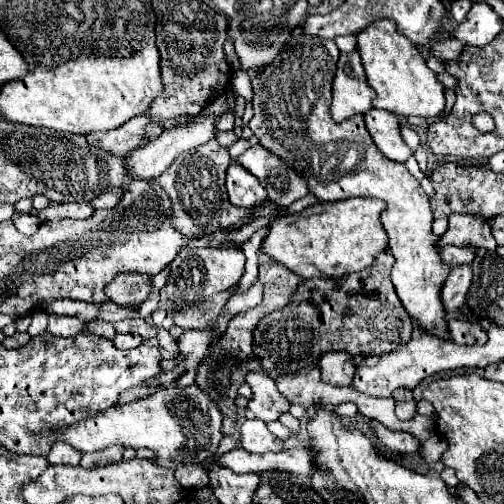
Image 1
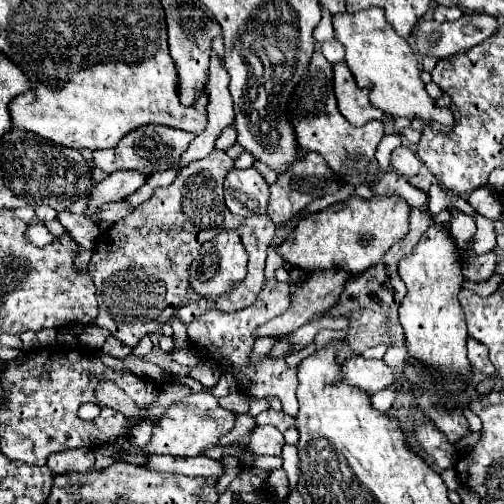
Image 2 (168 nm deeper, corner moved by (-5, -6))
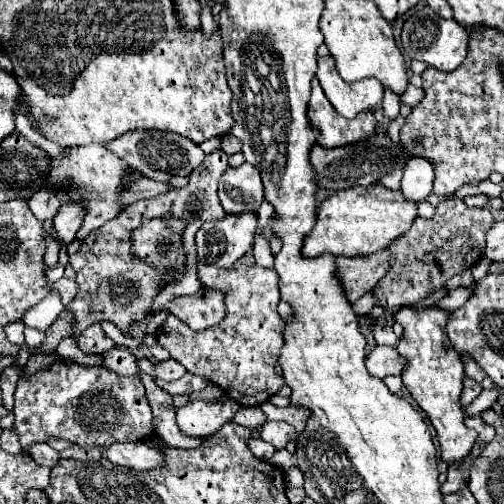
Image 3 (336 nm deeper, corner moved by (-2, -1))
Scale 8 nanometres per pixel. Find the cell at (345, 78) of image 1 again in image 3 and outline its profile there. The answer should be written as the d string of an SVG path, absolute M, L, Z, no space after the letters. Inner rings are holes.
M331 55L319 57L317 79L335 111L347 119L355 119L357 113L371 111L381 103L383 97L383 85L373 77L355 83L343 81L335 69L335 59Z

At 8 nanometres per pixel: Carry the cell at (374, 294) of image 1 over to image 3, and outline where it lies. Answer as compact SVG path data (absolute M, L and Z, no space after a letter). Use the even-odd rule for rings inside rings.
M447 199L439 203L431 219L417 217L407 233L389 245L389 271L379 285L375 285L373 299L383 311L395 313L403 305L415 305L427 295L443 289L443 285L457 273L471 269L483 255L485 233L493 225L487 209L469 209L461 199Z

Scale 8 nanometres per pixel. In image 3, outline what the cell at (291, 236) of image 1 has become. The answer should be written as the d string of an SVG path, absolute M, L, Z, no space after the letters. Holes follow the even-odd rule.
M383 185L351 187L333 193L319 207L313 231L303 241L303 257L319 257L323 253L343 257L365 257L369 253L383 251L393 239L409 231L417 217L417 203L407 201L401 191L391 191Z

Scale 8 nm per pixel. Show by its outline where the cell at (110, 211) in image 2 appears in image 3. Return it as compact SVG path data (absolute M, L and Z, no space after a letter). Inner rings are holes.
M141 177L139 181L135 181L135 185L119 191L119 205L121 209L125 209L127 205L139 201L139 199L149 199L149 197L155 197L159 193L165 193L167 189L171 189L167 183L155 183L147 177Z

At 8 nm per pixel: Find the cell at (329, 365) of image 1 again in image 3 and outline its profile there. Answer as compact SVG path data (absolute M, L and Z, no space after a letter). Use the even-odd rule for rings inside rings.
M373 347L365 359L365 367L371 375L383 379L387 375L401 375L403 371L403 357L393 347Z

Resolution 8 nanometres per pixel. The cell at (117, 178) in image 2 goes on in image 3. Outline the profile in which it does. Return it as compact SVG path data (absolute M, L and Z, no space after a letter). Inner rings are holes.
M65 203L59 207L59 211L53 217L53 225L59 233L61 243L71 243L79 231L79 225L83 223L83 203Z

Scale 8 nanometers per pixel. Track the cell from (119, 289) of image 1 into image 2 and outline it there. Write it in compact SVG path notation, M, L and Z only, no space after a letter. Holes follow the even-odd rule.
M212 150L210 156L184 166L172 184L156 188L152 198L140 204L134 214L98 234L90 260L90 276L96 284L98 298L98 316L94 324L108 328L114 338L130 348L134 348L140 338L158 332L170 322L172 314L186 298L186 290L190 290L188 270L194 262L194 254L206 240L212 240L222 230L240 232L242 244L250 254L248 274L216 300L202 298L182 306L178 318L190 324L208 310L238 312L256 300L264 282L266 250L272 244L276 226L270 222L268 214L238 218L226 208L222 182L232 164L234 160L226 152Z

